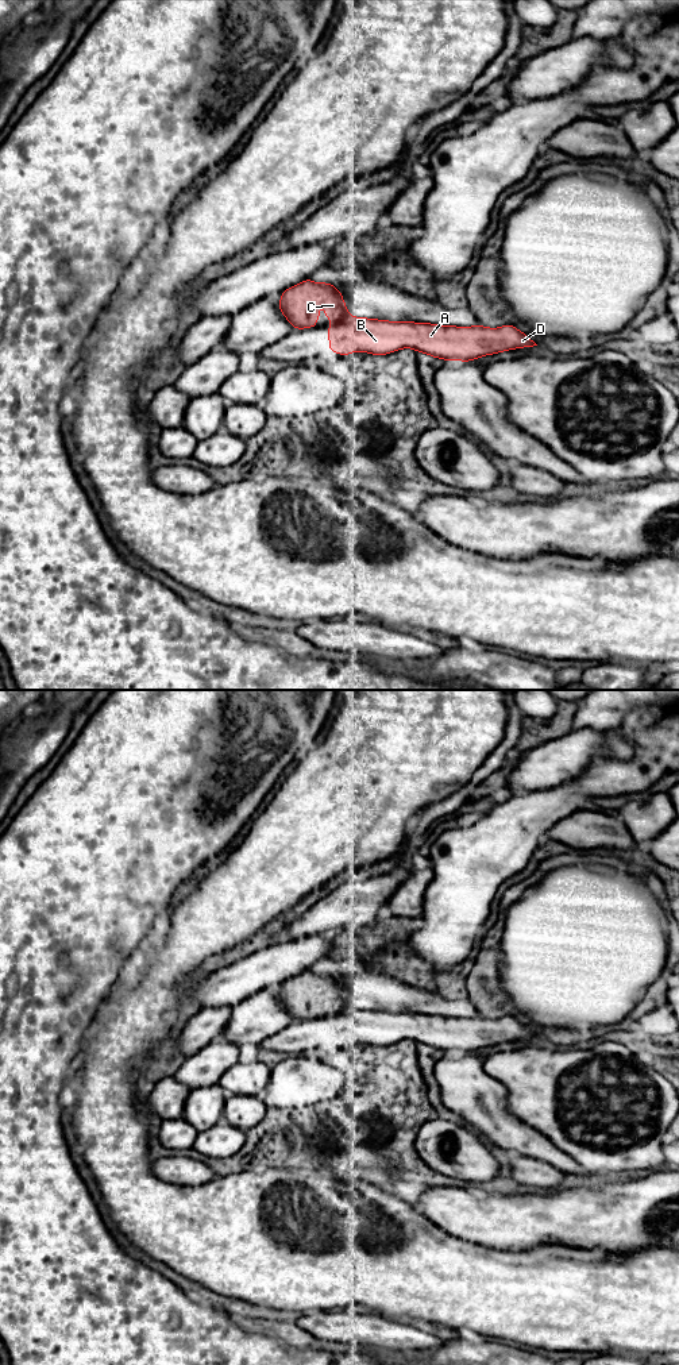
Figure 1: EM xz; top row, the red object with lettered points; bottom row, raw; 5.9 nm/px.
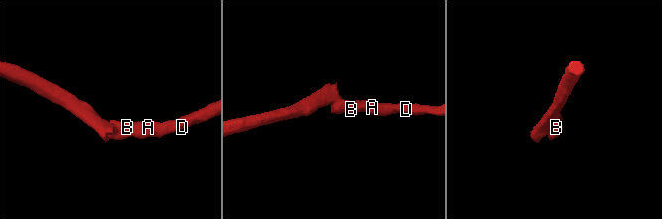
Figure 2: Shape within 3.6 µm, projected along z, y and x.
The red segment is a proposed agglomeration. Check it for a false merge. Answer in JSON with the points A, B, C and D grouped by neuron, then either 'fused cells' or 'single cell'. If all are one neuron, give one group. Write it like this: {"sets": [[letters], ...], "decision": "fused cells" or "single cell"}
{"sets": [["A", "B", "D"], ["C"]], "decision": "fused cells"}

